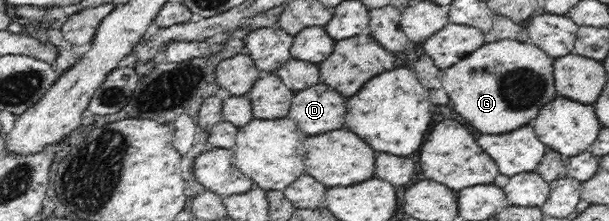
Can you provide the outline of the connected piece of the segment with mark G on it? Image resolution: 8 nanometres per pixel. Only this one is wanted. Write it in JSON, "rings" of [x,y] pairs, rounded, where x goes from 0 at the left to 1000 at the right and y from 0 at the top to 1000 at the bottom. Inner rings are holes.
{"rings":[[[811,186],[793,199],[767,258],[757,262],[747,294],[727,321],[727,403],[744,457],[744,493],[750,502],[780,593],[796,611],[826,611],[869,570],[882,529],[885,498],[908,457],[915,434],[910,376],[910,258],[898,249],[870,186]]]}

